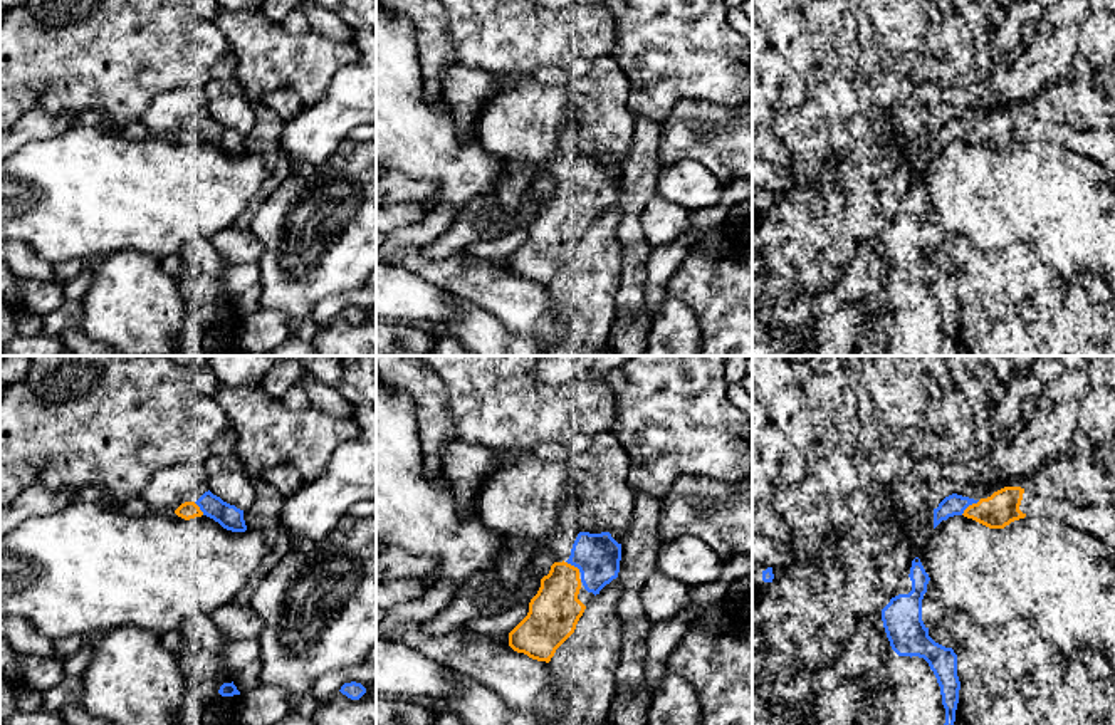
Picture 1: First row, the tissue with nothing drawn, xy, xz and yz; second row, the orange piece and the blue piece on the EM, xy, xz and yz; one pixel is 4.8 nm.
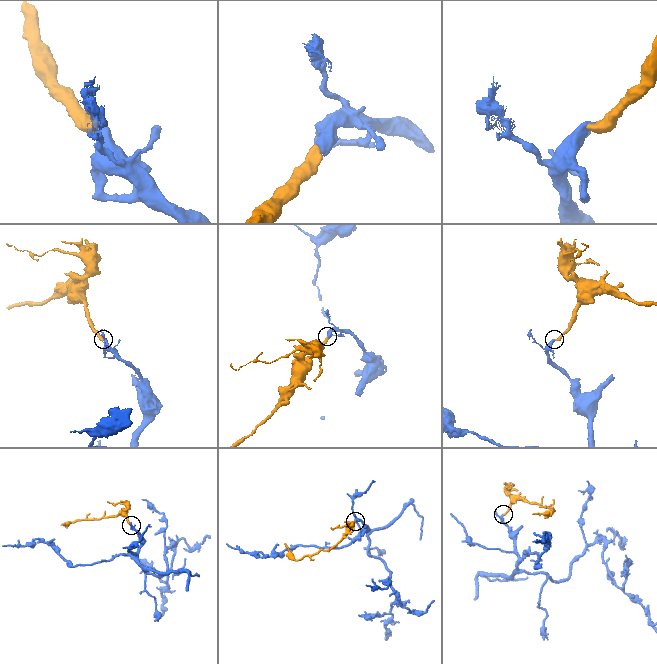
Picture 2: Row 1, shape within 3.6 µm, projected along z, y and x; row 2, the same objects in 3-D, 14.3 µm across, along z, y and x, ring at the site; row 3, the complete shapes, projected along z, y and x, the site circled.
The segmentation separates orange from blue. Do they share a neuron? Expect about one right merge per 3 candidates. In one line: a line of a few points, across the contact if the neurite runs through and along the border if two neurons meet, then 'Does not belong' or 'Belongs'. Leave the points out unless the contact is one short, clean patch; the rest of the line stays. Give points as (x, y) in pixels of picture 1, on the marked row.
Belongs

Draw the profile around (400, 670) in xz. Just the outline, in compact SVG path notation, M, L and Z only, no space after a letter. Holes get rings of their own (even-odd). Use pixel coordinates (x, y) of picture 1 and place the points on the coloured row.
M376 641L376 696L447 698L458 686L460 673L447 665L401 643Z

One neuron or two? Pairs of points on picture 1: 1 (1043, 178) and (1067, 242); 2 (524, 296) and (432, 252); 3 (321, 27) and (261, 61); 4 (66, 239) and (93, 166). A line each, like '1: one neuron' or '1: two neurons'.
1: one neuron
2: two neurons
3: two neurons
4: one neuron

